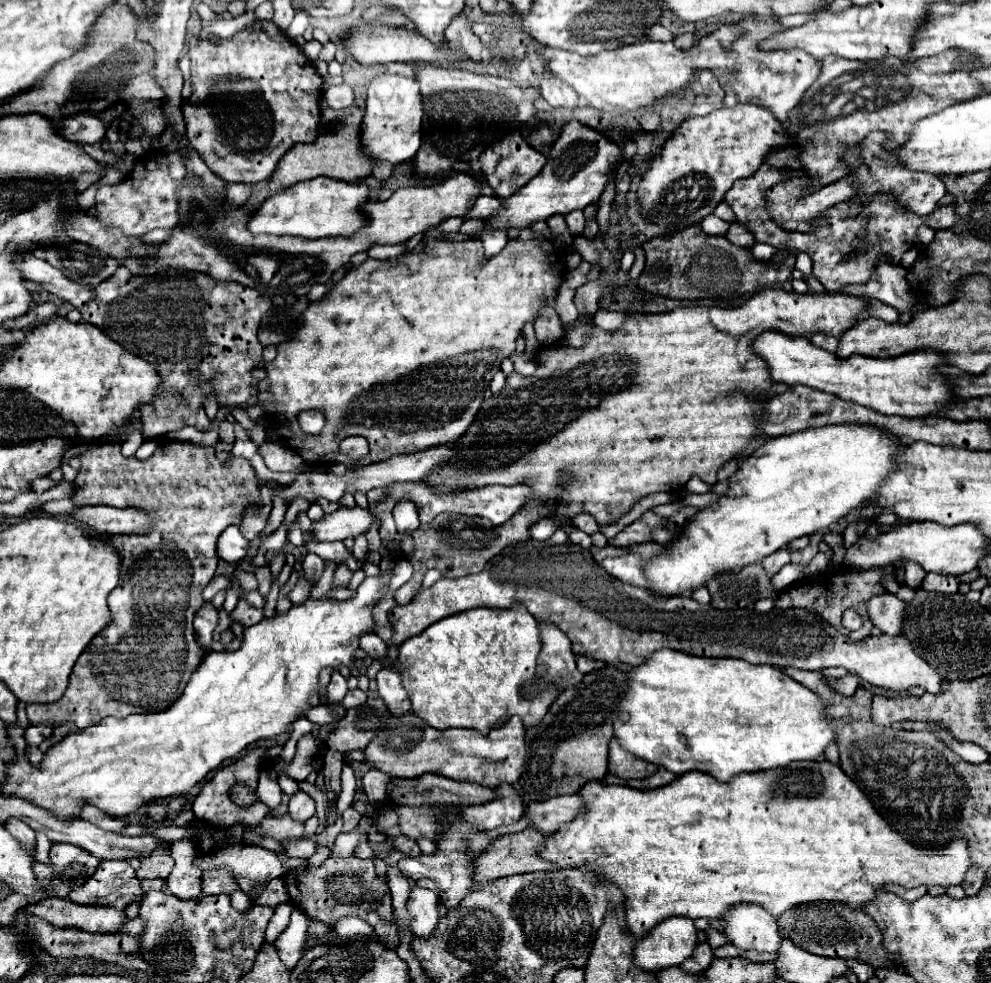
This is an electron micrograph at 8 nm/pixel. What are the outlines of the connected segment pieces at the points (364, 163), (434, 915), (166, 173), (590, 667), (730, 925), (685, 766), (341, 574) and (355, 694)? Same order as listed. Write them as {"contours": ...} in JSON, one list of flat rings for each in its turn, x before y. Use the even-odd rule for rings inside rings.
{"contours":[[[350,106,350,108,344,108,344,110,324,108,322,118,324,118,324,122,332,122,332,124,324,126,324,130,320,132,316,142,312,142,312,144,294,144,280,158,280,164,278,164,276,172,268,178,268,188,272,188,272,192,284,190,292,184,316,178,316,172,330,172,330,178,344,180,344,182,356,182,356,180,362,180,362,178,370,176,374,160,368,154,364,154,362,148,360,148,360,122,362,122,362,116,364,116,362,110,356,108,356,106]],[[412,888,406,902,410,932,416,938,428,938,438,924,438,896,426,888]],[[172,152,170,156,158,156,156,160,146,162,144,166,140,166,140,170,136,170,126,180,114,186,100,184,94,202,94,210,96,210,94,216,102,224,112,224,114,228,120,228,126,236,132,238,140,238,154,228,172,230,180,222,176,192,184,184,184,176,186,176,186,168,182,164,180,152]],[[576,656,576,664,578,664,578,670,588,674,588,672,594,672,594,670,600,670,600,668,606,668,608,664,606,662,600,662,600,660,592,660,588,656]],[[736,904,736,908,728,908,728,916,722,916,722,926,728,942,740,950,776,952,782,942,776,918,758,904]],[[662,648,662,650,656,650,644,664,630,670,626,696,620,702,620,710,614,720,614,738,620,742,620,746,626,752,630,752,638,758,644,758,656,766,664,766,666,770,672,770,674,774,700,770,706,774,712,774,720,782,730,782,734,776,742,774,742,772,770,770,770,768,786,766,792,760,816,760,820,754,824,754,824,748,830,742,834,742,834,730,826,720,826,708,822,706,820,698,812,690,804,688,800,682,786,676,776,666,754,666,754,664,748,664,748,662,736,660,736,658,700,658,700,656,692,656,692,654,684,654,684,652,672,652,670,648]],[[338,564,334,578,332,578,332,588,340,588,340,586,348,586,352,578,352,570,348,570,346,564]],[[348,690,348,694,346,694,346,698,342,700,342,706,348,710,348,708,352,708,352,706,362,706,364,702,368,700,368,696,362,692,362,690]]]}

